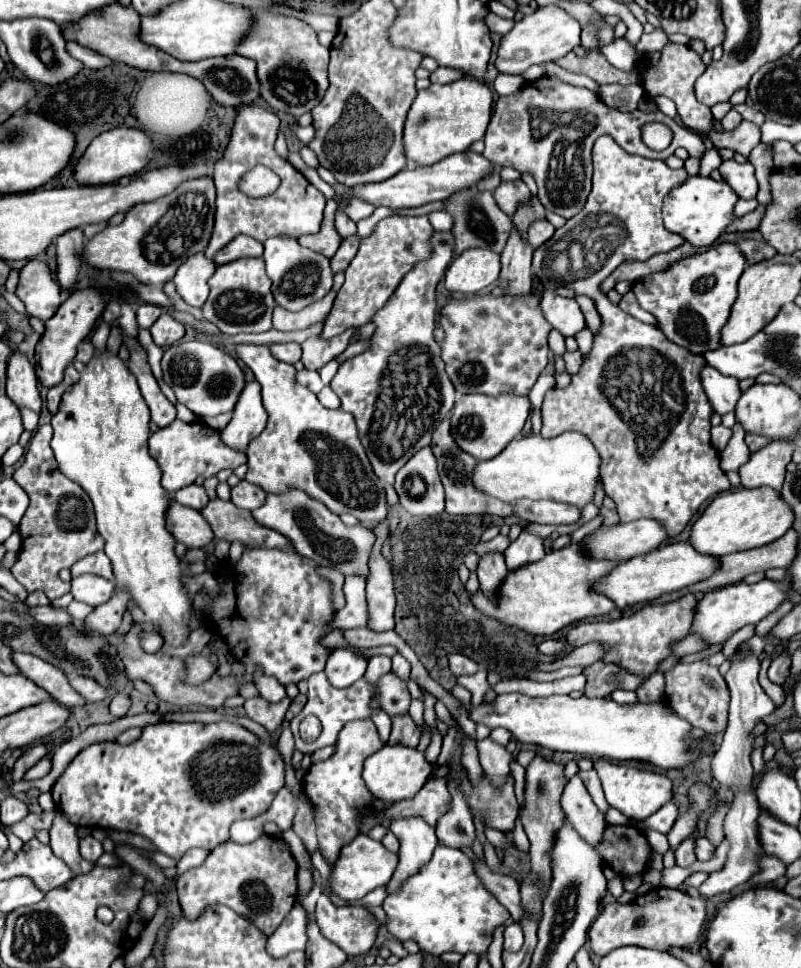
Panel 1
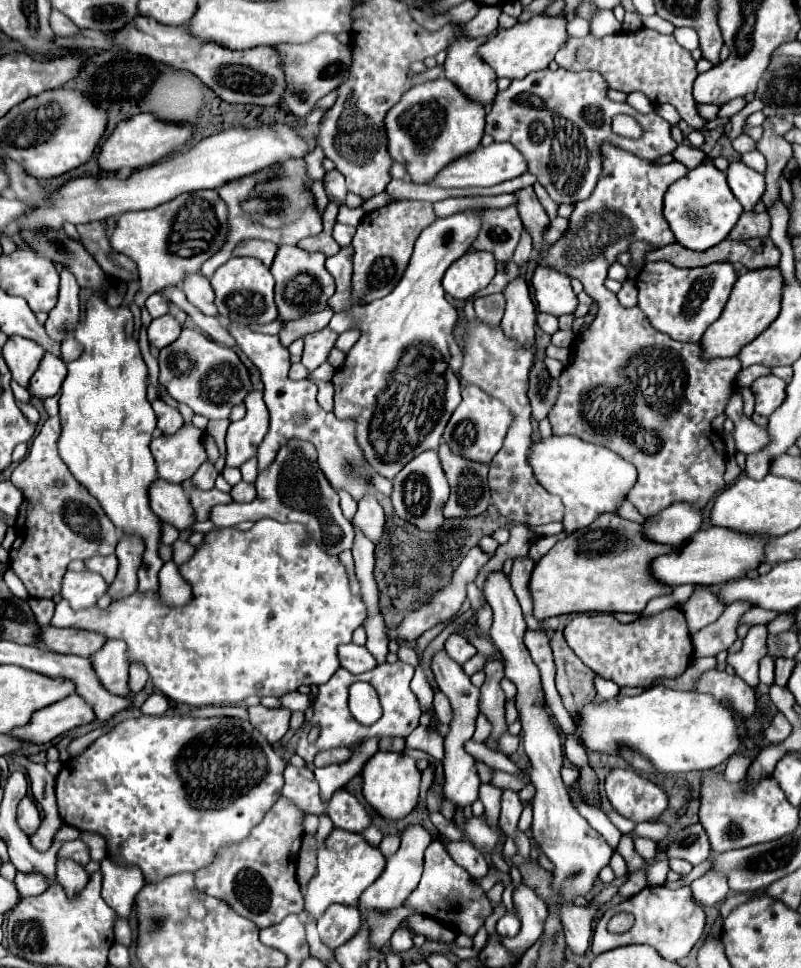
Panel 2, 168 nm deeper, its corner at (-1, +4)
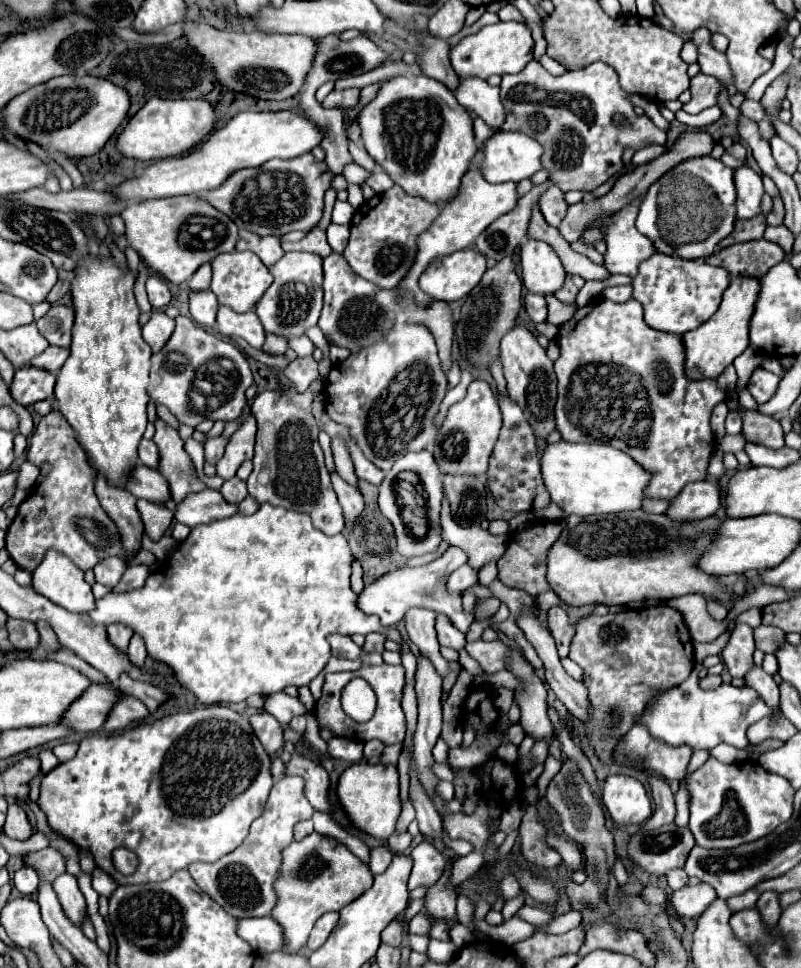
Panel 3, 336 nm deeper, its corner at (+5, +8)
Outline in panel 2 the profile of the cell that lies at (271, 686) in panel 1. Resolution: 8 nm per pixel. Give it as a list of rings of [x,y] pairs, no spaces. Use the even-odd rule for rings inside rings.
[[[294,691],[294,693],[288,693],[286,697],[282,697],[282,705],[286,707],[286,709],[290,709],[290,711],[306,711],[308,707],[310,707],[310,695],[302,695],[302,693],[298,693],[298,691]]]

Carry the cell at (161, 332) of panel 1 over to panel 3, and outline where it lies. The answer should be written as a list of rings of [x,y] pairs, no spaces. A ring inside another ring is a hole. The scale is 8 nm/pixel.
[[[152,311],[148,323],[142,327],[142,337],[156,353],[166,345],[172,331],[174,331],[174,319],[170,319],[164,311]]]

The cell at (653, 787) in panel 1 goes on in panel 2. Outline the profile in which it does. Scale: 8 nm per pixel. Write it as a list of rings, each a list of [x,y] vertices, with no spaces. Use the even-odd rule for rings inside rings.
[[[632,769],[610,771],[604,789],[614,811],[634,823],[656,819],[668,805],[666,793]]]

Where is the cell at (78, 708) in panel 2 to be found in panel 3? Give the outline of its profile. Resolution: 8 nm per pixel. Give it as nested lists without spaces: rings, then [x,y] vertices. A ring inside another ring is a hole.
[[[90,685],[68,707],[68,715],[64,715],[64,721],[60,723],[72,725],[72,731],[78,733],[94,733],[102,727],[116,697],[118,697],[118,689],[110,685]]]

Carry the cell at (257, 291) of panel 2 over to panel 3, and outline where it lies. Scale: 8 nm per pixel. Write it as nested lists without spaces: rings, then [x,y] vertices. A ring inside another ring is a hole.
[[[232,251],[222,253],[212,261],[212,283],[210,289],[218,297],[220,305],[226,305],[234,309],[236,313],[246,313],[256,307],[256,301],[266,293],[266,289],[272,285],[272,275],[268,267],[260,261],[258,255],[252,251]]]

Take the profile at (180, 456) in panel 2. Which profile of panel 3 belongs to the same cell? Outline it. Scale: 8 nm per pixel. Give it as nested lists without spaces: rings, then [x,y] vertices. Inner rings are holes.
[[[142,439],[140,447],[138,447],[138,455],[140,455],[140,461],[142,461],[146,467],[158,469],[158,465],[160,465],[160,451],[158,451],[158,447],[156,447],[154,441]]]

